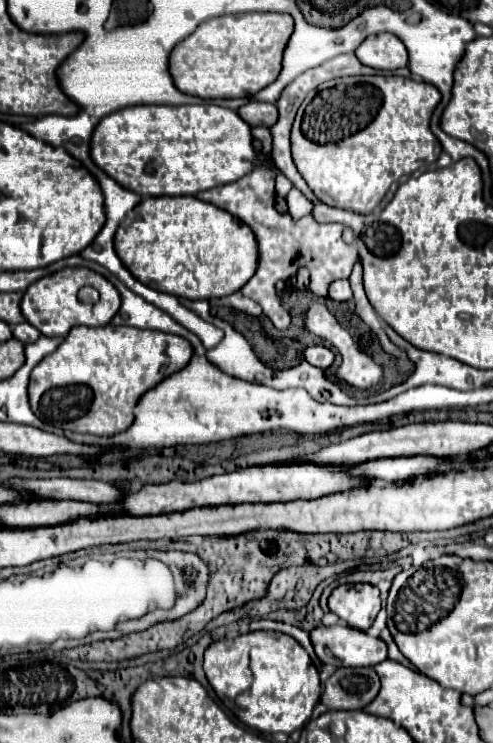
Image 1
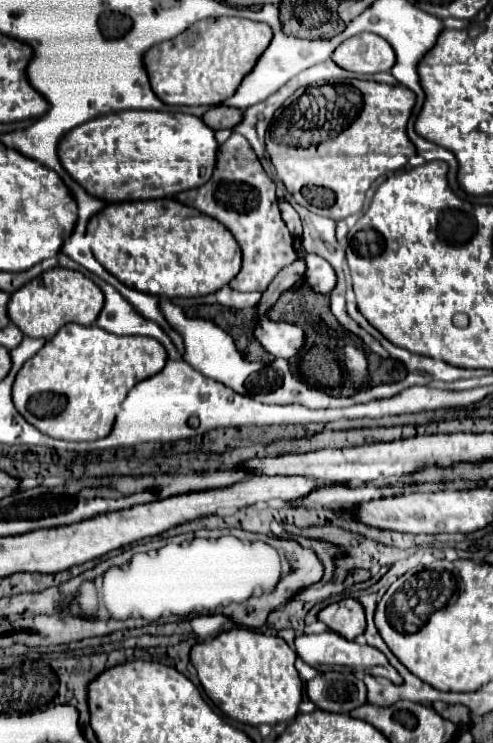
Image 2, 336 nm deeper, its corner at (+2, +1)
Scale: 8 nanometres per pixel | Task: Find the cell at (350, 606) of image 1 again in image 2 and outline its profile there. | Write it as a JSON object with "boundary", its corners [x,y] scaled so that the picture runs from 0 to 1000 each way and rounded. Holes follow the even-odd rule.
{"boundary":[[[696,805],[667,813],[647,824],[647,834],[655,834],[667,848],[692,853],[704,861],[720,861],[740,851],[740,818],[720,805]]]}

